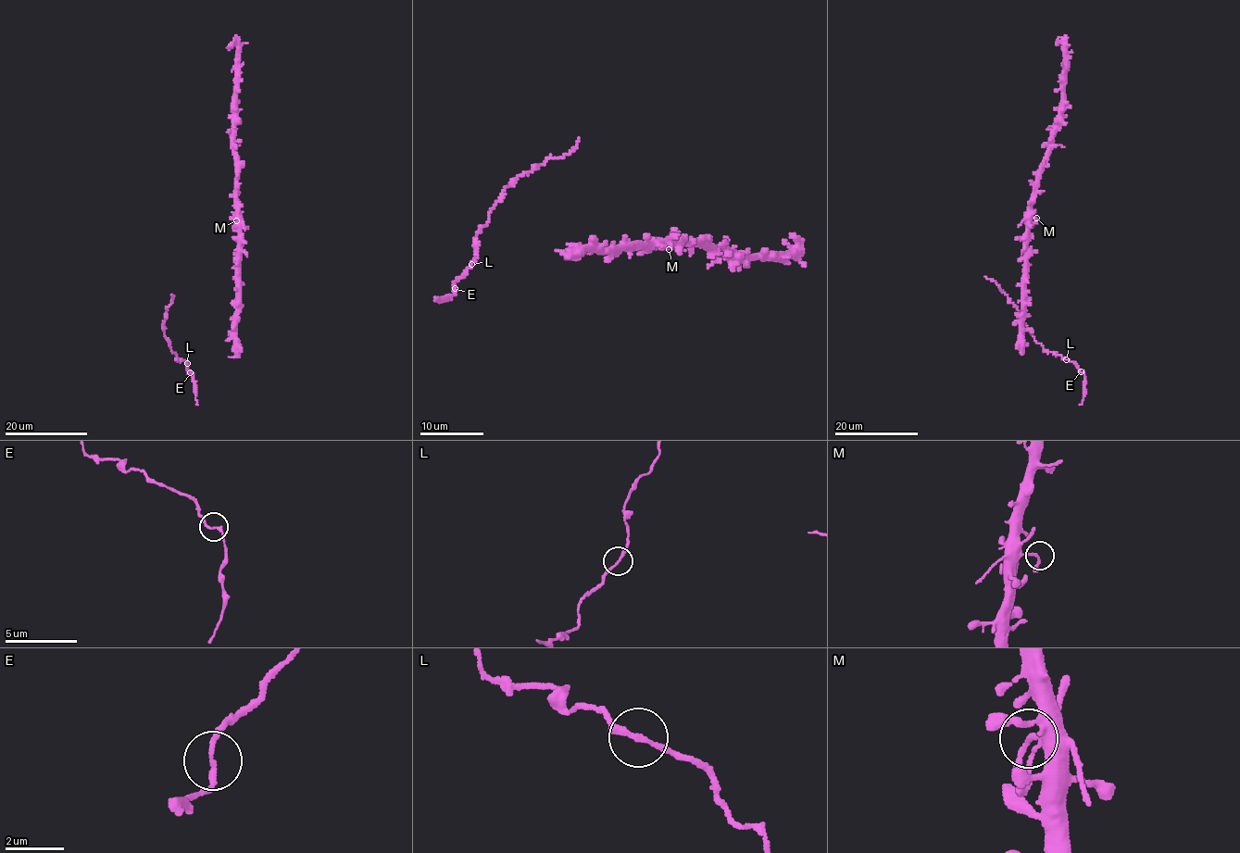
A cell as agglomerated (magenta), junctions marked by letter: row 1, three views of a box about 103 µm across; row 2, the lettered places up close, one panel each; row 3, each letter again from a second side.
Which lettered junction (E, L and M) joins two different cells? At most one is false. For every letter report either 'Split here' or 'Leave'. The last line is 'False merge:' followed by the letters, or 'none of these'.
E: Leave
L: Leave
M: Leave
False merge: none of these

